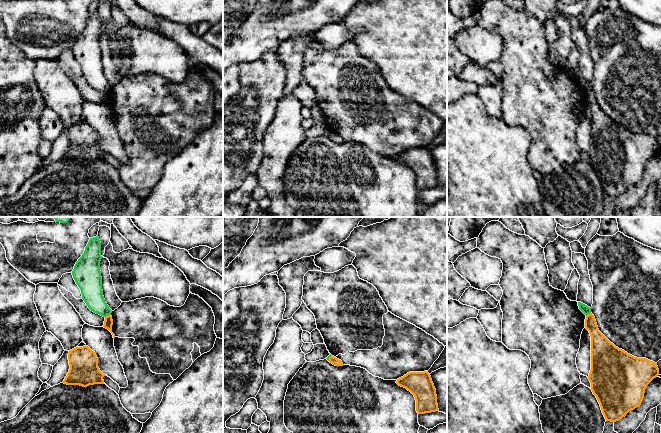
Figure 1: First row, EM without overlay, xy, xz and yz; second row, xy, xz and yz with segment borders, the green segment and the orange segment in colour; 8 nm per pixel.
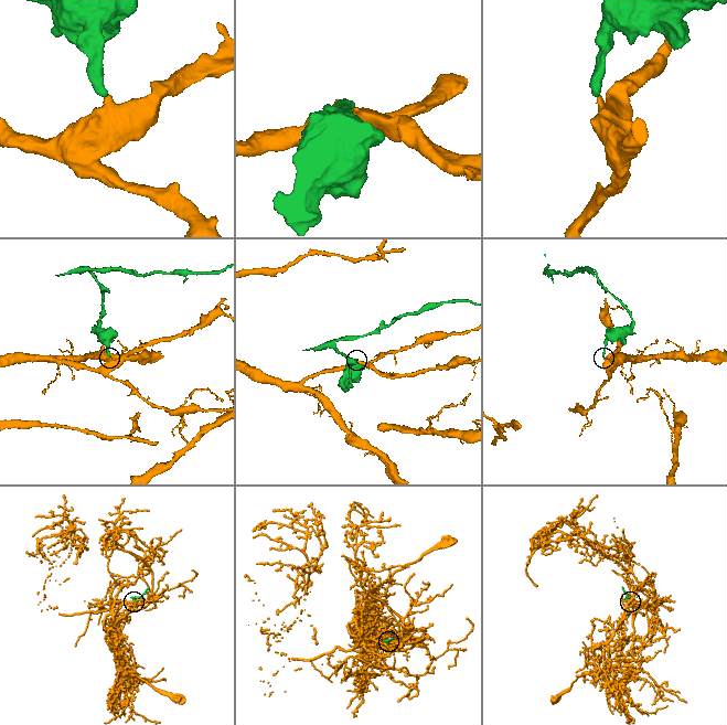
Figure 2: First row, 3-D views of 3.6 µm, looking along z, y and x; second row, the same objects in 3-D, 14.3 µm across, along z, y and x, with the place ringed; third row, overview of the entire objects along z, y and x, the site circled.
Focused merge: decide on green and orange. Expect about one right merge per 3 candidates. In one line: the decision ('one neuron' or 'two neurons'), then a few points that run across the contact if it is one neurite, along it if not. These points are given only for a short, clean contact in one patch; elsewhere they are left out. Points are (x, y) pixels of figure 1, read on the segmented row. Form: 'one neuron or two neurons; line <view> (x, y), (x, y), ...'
two neurons; line xy (110, 313), (105, 317)

